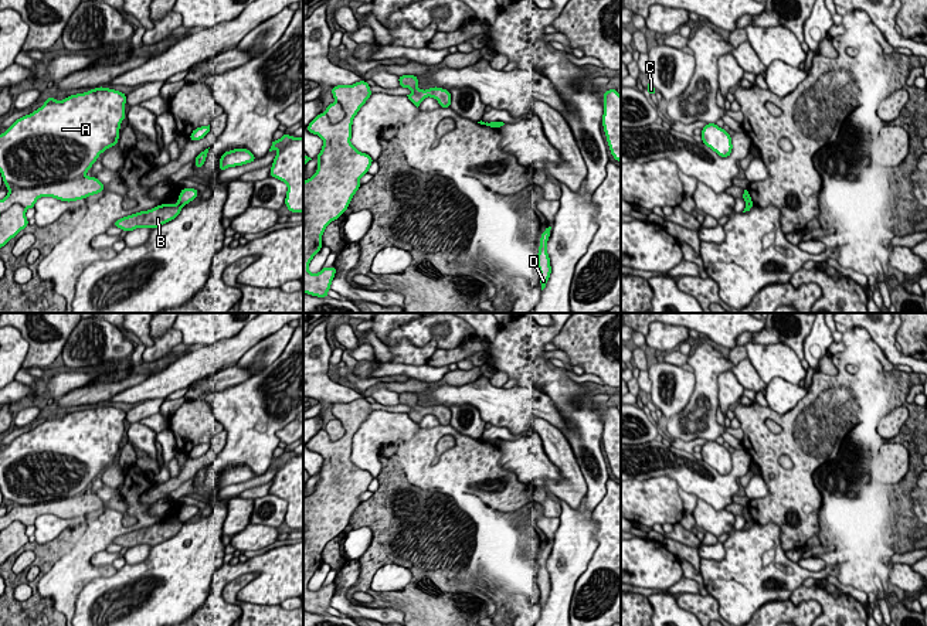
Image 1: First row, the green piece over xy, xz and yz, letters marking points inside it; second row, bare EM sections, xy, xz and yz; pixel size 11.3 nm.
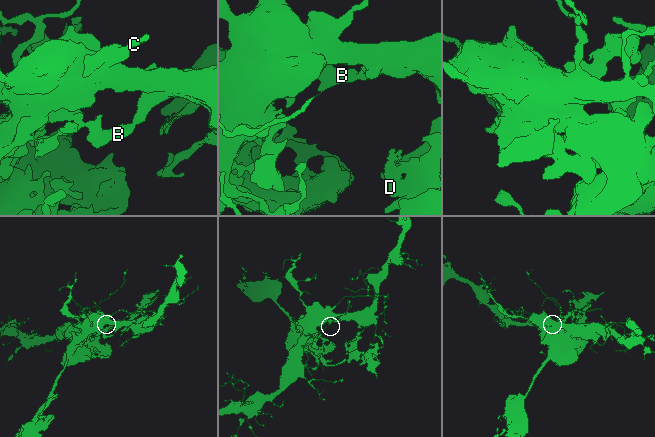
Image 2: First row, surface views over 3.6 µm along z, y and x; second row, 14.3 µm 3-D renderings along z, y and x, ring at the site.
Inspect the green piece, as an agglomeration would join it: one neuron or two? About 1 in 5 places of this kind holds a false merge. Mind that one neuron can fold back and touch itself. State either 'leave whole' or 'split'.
split

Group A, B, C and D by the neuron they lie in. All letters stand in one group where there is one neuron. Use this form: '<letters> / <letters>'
A C / B D

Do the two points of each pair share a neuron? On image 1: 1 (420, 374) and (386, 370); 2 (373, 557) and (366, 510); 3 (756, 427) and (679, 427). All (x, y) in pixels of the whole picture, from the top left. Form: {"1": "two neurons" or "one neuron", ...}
{"1": "one neuron", "2": "one neuron", "3": "two neurons"}

